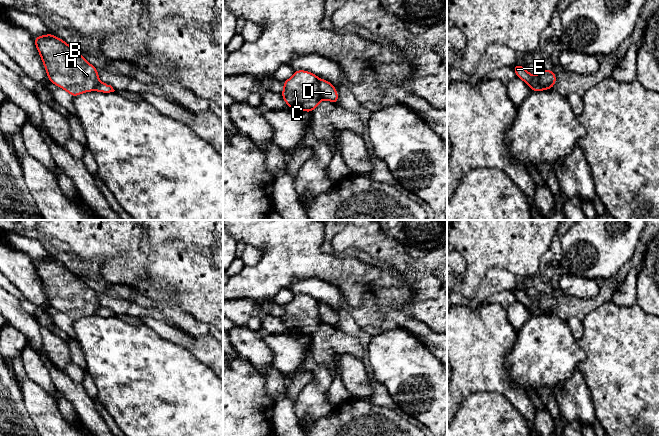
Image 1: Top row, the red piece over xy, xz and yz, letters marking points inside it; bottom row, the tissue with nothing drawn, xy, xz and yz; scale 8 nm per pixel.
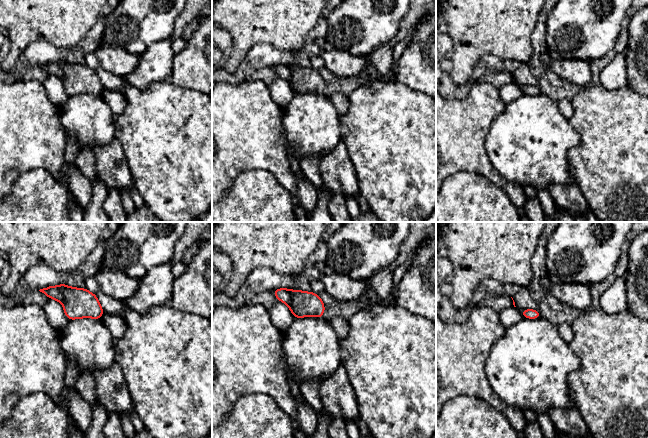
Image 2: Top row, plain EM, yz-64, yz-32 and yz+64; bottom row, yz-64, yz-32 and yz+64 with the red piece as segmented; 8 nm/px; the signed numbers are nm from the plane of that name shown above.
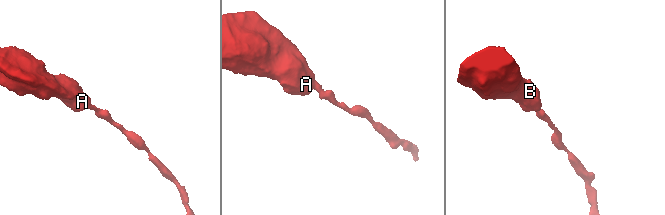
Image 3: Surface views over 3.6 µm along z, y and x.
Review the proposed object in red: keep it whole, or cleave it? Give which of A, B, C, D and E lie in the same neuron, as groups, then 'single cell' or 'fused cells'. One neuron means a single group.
groups A B C / D E; fused cells

